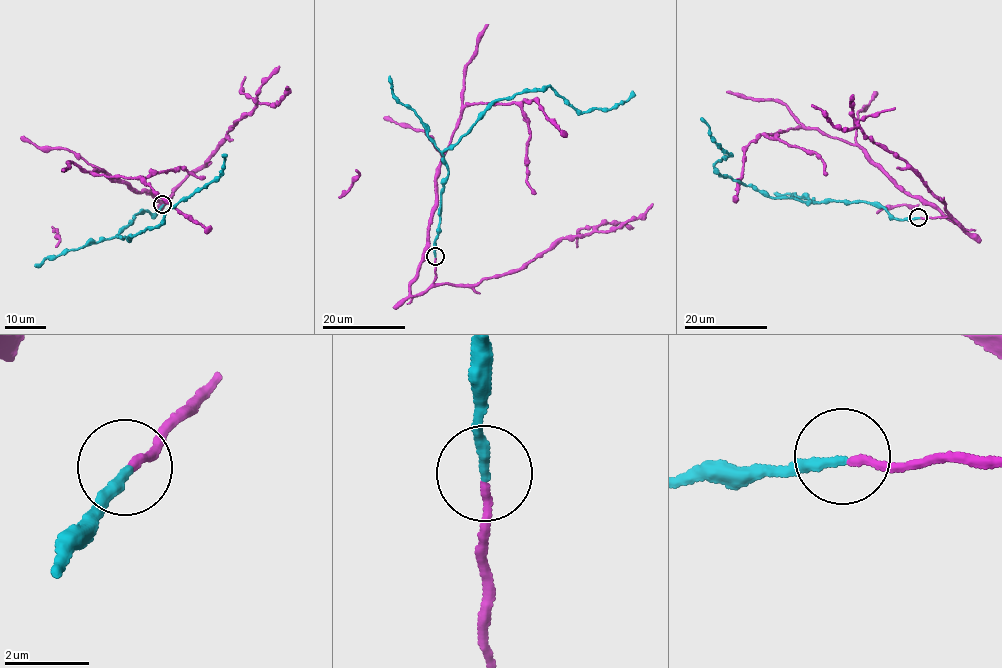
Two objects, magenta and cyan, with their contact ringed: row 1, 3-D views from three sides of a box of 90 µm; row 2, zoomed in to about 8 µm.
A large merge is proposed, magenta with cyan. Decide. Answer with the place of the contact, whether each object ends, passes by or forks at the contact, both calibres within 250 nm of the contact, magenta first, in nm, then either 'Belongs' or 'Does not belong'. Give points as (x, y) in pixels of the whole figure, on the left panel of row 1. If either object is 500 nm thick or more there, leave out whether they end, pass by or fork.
Place: (162, 204). At the ring magenta ends. At the ring cyan ends. Thickness 170 nm (magenta) against 220 nm. Belongs

